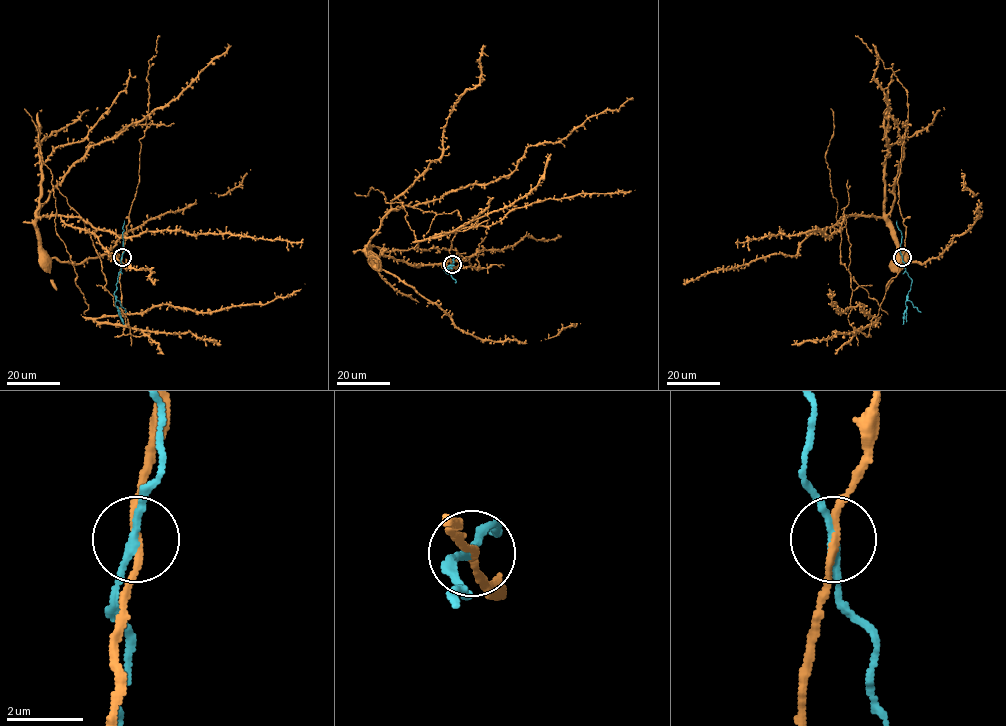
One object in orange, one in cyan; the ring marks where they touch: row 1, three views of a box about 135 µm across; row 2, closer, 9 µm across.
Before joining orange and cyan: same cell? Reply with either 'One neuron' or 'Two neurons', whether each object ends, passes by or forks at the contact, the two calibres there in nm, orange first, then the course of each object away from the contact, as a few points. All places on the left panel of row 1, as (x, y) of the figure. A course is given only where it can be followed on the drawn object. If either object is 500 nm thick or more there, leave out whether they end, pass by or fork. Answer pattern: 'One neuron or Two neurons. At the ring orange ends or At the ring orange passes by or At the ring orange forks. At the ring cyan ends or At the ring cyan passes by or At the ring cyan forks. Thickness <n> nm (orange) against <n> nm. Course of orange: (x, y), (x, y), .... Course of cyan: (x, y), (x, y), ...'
Two neurons. At the ring orange passes by. At the ring cyan passes by. Thickness 170 nm (orange) against 200 nm. Course of orange: (122, 256), (143, 124), (95, 143), (38, 217), (81, 217), (119, 237), (176, 230), (286, 239), (300, 248). Course of cyan: (122, 256), (114, 293), (115, 304), (124, 324)

